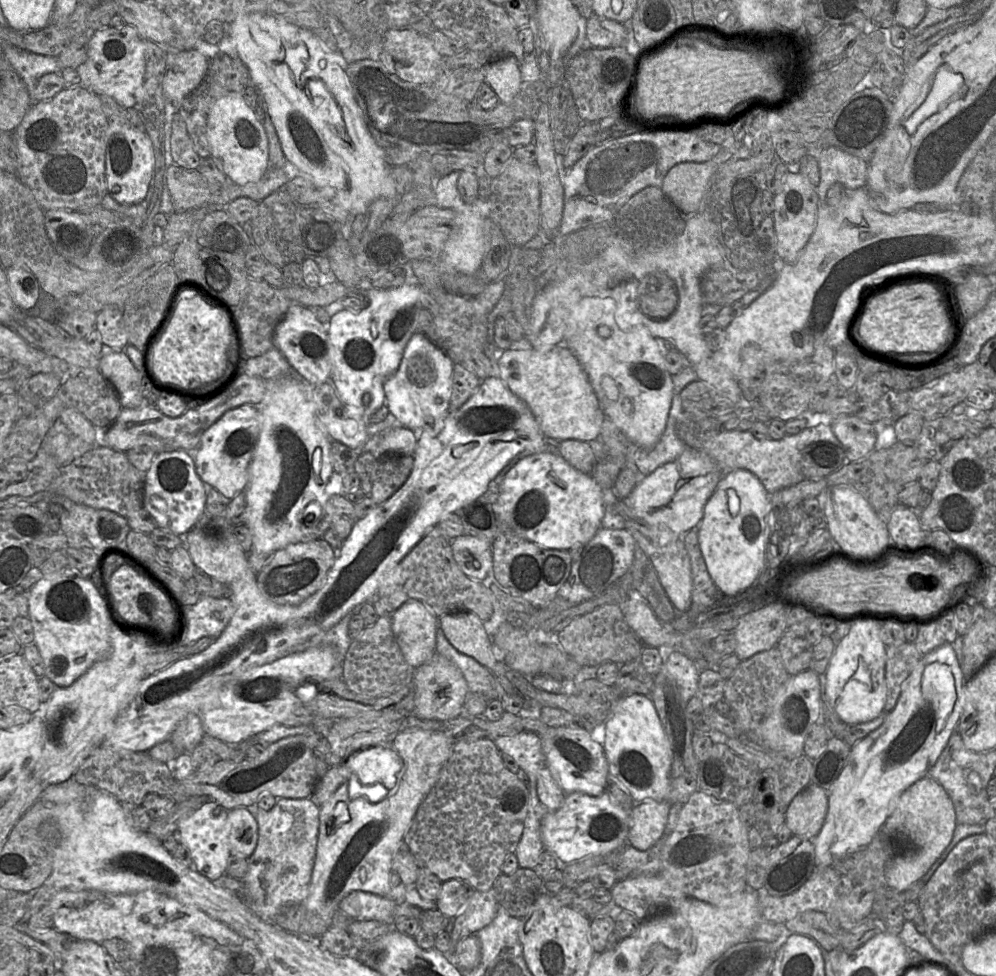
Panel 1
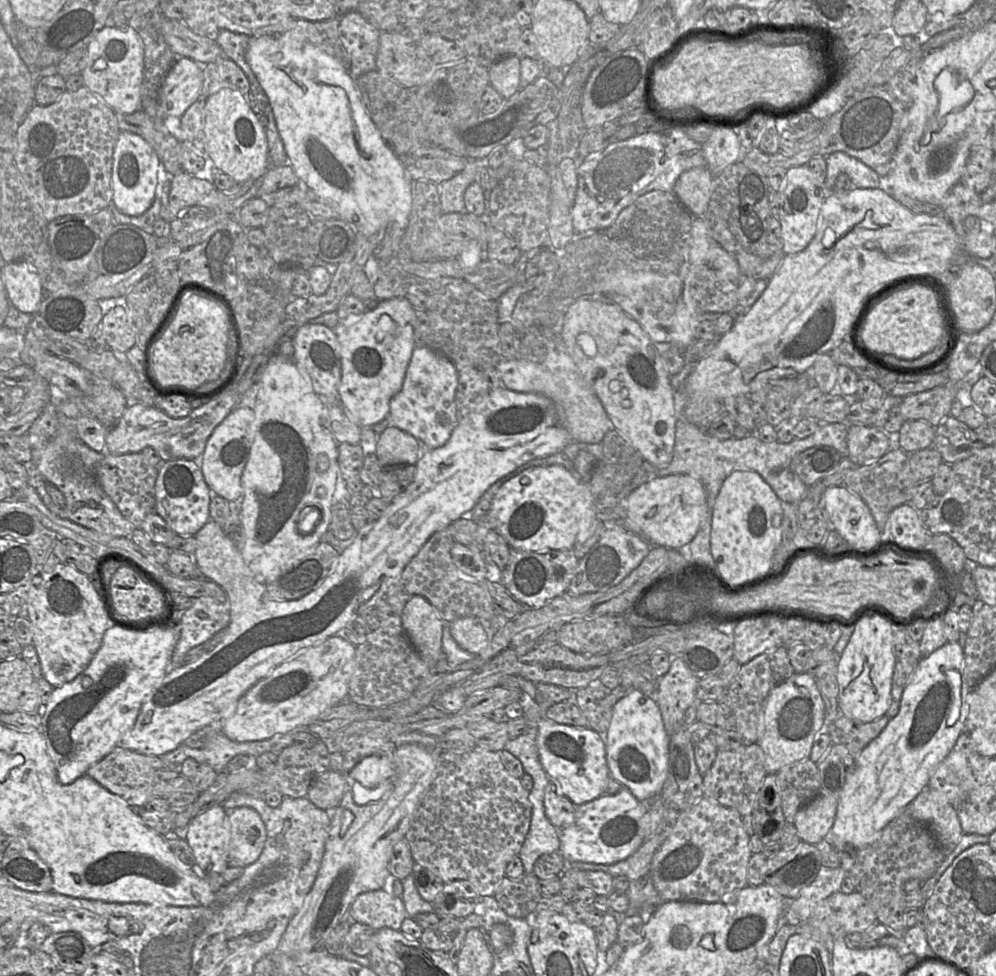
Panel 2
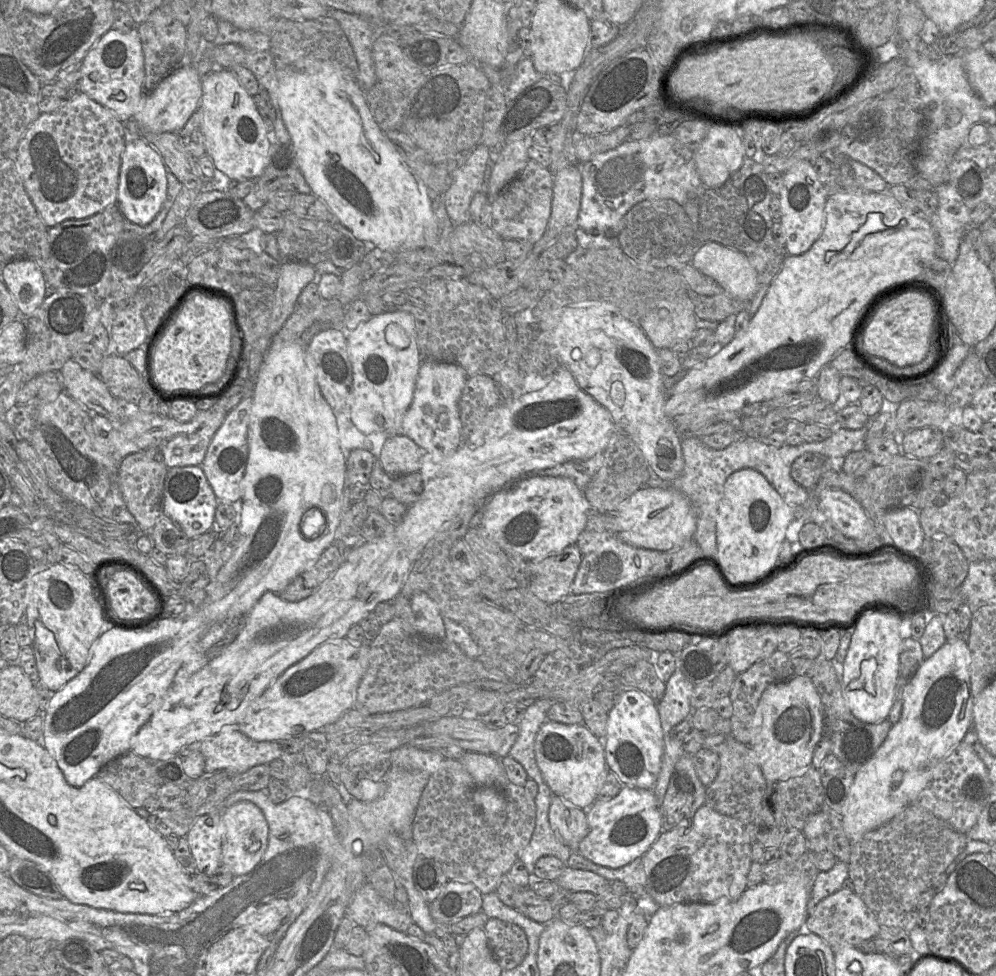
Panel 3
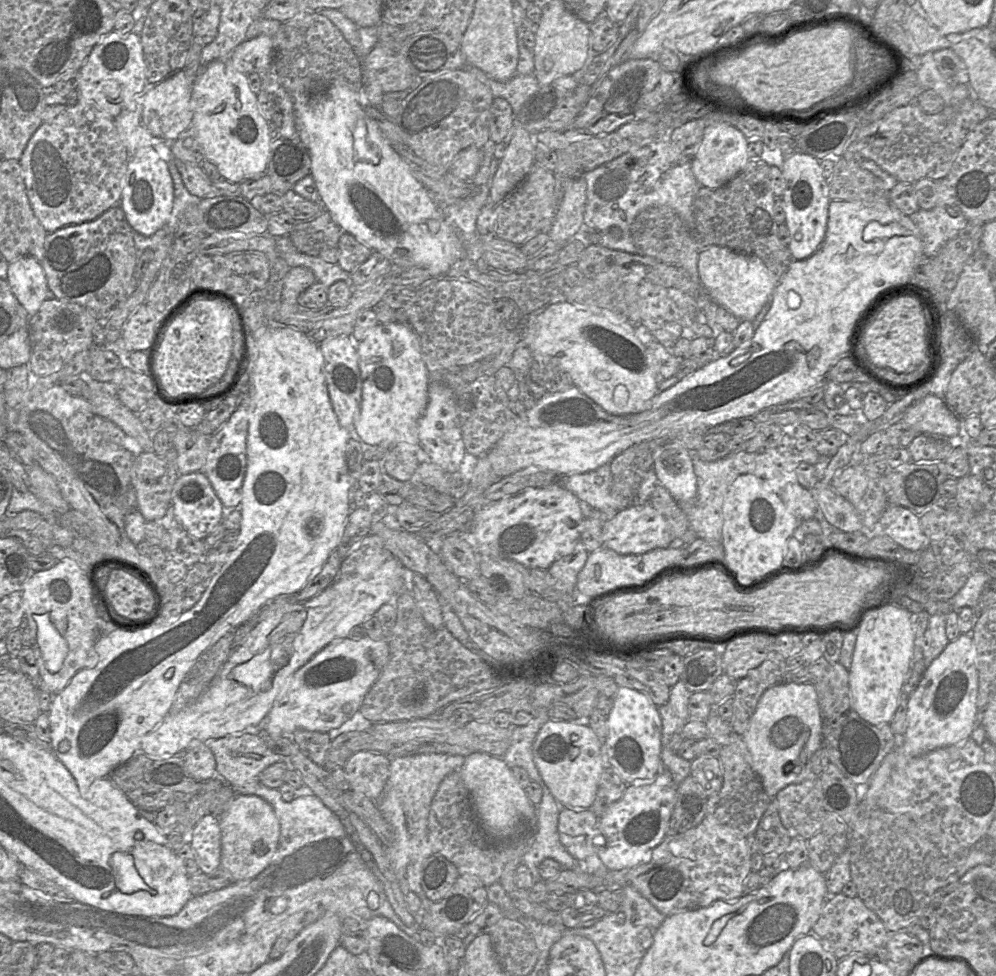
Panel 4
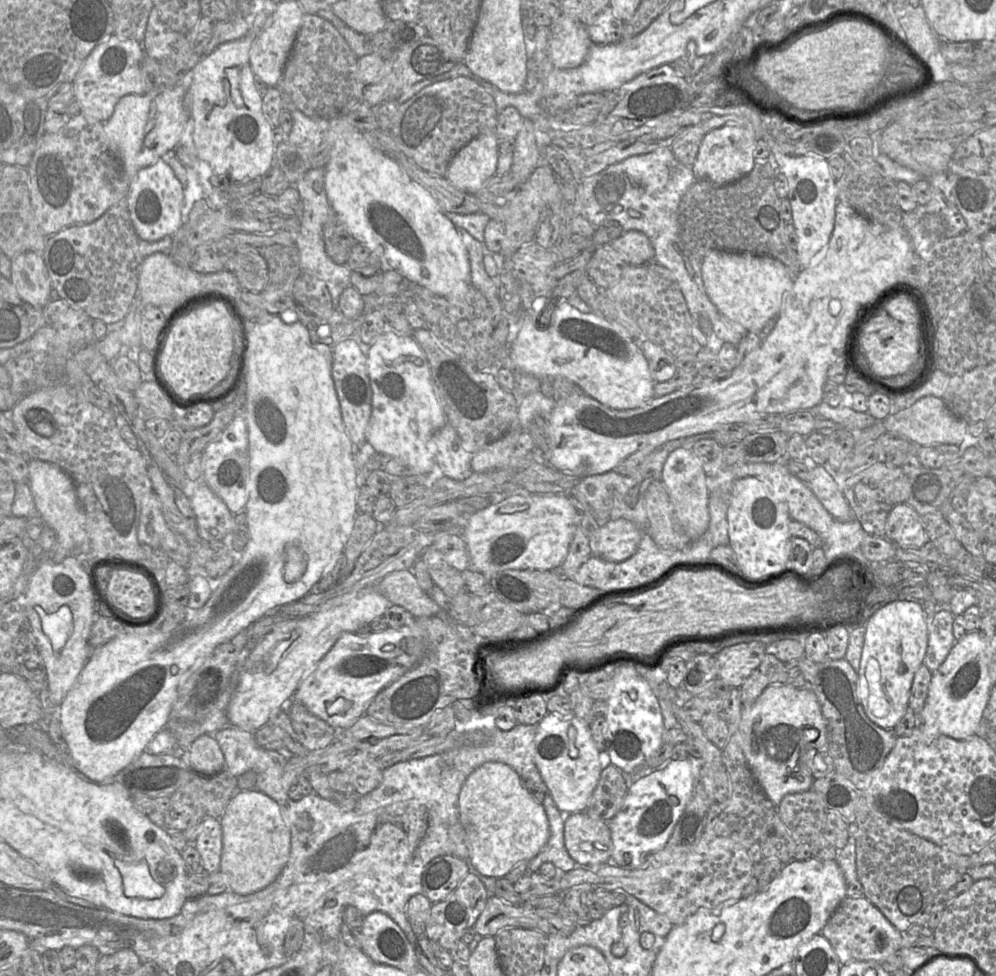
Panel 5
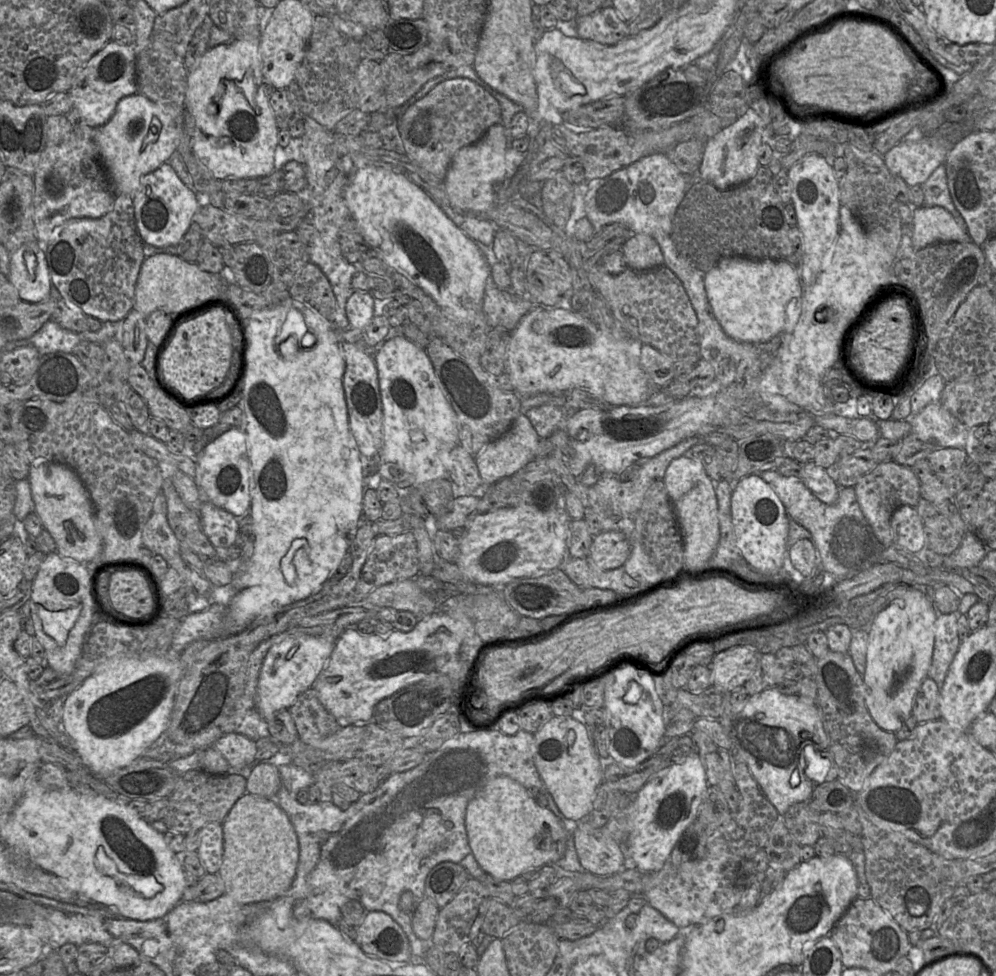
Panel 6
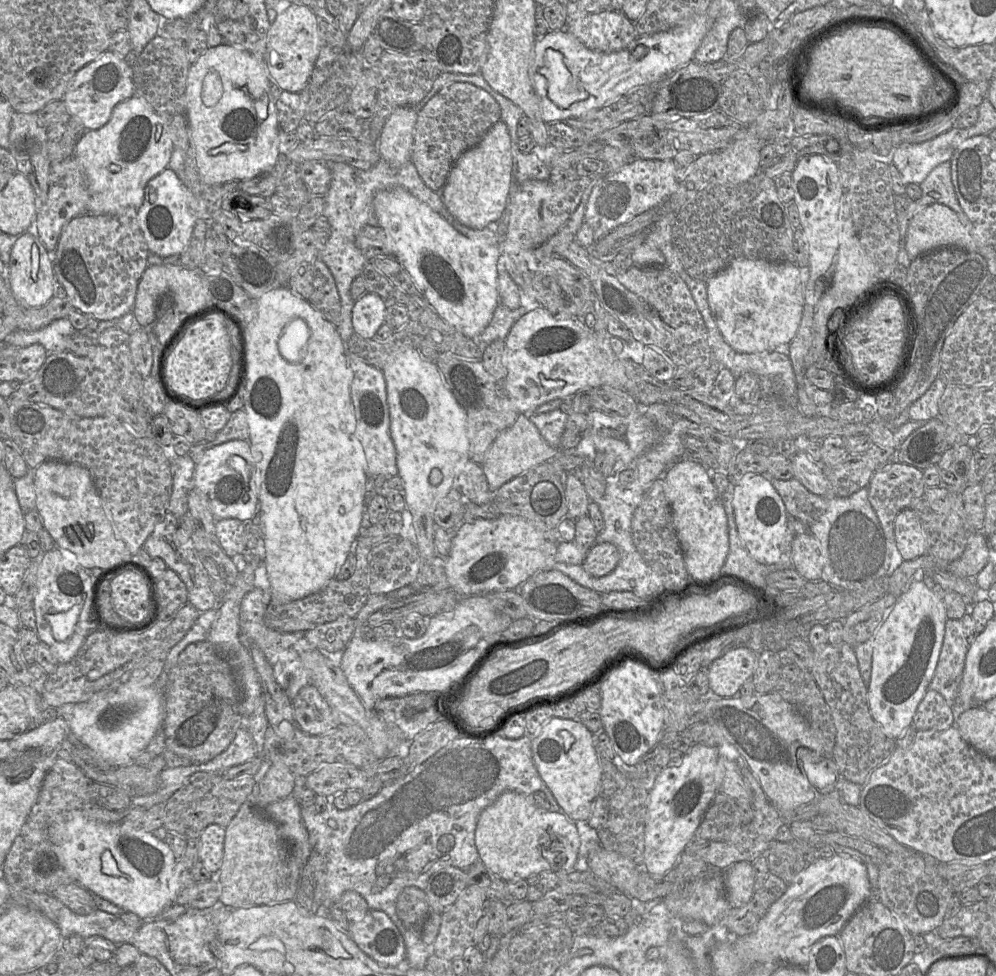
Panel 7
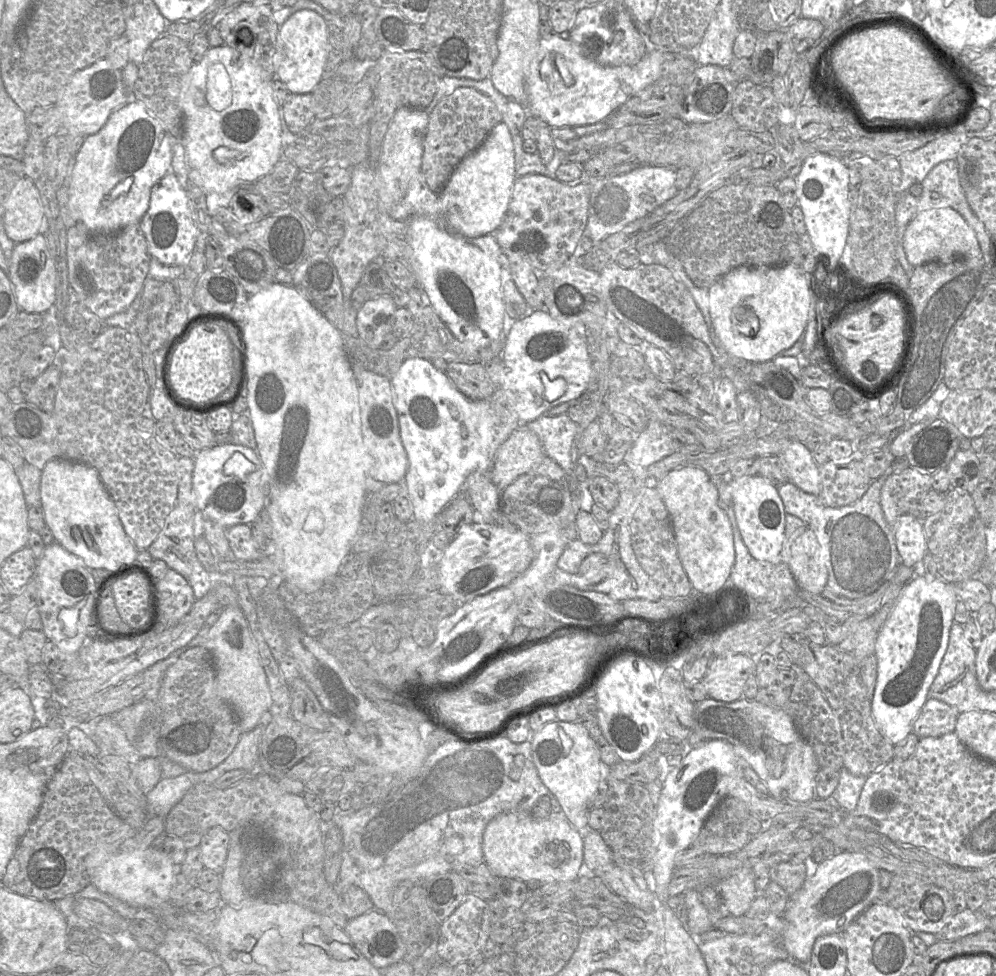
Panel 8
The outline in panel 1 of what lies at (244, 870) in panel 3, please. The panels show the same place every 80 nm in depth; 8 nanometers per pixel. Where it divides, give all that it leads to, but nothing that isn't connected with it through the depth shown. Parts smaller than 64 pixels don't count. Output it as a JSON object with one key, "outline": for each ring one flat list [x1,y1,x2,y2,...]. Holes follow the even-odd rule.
{"outline":[[246,807,228,811,230,822,230,853,249,858,257,845,258,824,255,816]]}

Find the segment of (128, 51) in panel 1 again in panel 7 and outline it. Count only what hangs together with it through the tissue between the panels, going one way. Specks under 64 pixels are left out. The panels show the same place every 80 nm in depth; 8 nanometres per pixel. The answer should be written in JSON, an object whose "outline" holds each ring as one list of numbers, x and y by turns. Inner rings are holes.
{"outline":[[110,50,105,51,94,61,79,69,72,77,63,97,63,101,71,115,77,118,86,130,97,130,108,123,113,109,117,104,135,95,133,82,133,67,124,58,117,56]]}

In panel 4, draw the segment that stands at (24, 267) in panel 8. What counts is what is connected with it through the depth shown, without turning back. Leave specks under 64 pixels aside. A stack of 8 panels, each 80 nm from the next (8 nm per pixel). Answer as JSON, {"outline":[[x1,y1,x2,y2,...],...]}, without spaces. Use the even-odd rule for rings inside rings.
{"outline":[[31,256,9,263,6,281,27,313,35,315,49,290,42,263]]}

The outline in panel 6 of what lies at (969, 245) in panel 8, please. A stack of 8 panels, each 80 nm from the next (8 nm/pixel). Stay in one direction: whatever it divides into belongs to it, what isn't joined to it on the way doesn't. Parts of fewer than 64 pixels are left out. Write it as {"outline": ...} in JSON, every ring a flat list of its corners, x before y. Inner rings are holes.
{"outline":[[922,205,914,210,911,241,919,250,941,242,969,242,971,237,945,208]]}

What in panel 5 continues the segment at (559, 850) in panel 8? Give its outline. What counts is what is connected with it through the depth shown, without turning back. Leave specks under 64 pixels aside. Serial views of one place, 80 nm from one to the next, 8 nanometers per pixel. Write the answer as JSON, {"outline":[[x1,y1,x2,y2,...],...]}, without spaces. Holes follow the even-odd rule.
{"outline":[[486,762,467,777,458,796,458,817,465,831,469,865,479,873,496,879,506,877,514,866,535,857,550,835,542,804,538,804,524,788,515,770,501,762]]}

